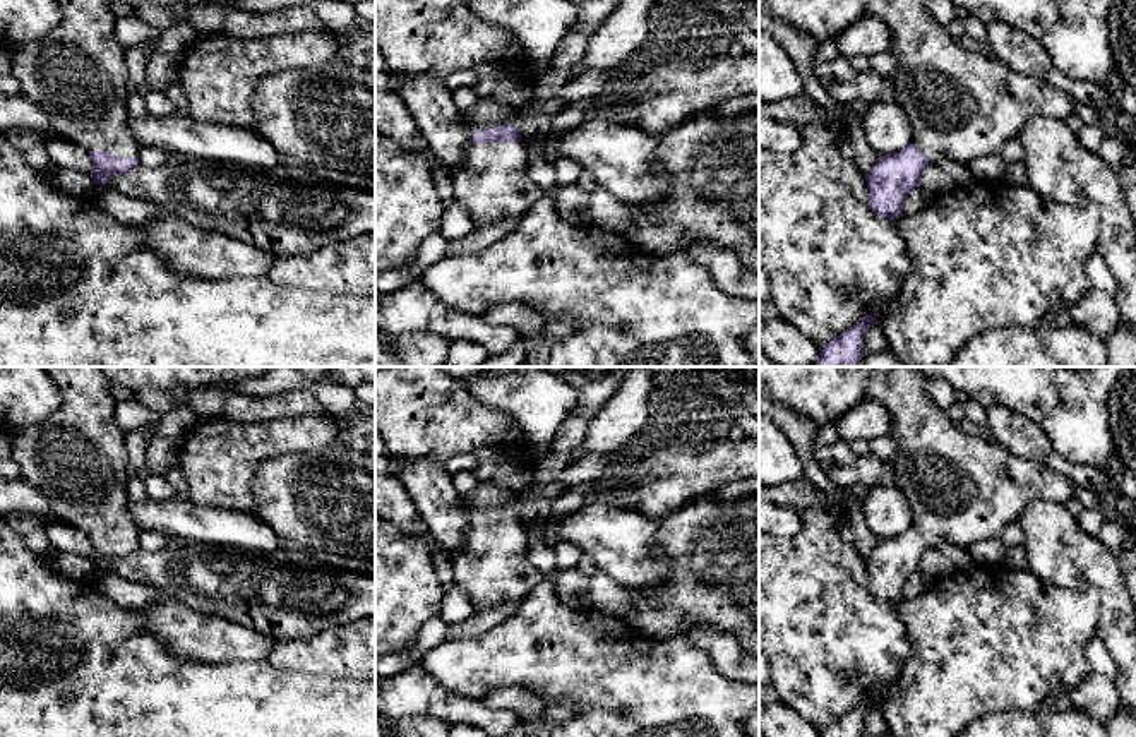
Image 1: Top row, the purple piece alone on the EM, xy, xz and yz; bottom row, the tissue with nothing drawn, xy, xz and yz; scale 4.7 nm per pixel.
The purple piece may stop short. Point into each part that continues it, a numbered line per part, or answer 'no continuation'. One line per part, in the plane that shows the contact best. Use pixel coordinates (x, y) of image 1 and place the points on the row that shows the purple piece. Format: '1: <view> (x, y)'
1: xz (494, 184)

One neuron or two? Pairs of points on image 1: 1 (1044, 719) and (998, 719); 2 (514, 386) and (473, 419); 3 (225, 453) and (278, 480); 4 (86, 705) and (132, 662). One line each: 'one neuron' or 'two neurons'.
1: one neuron
2: two neurons
3: two neurons
4: one neuron

